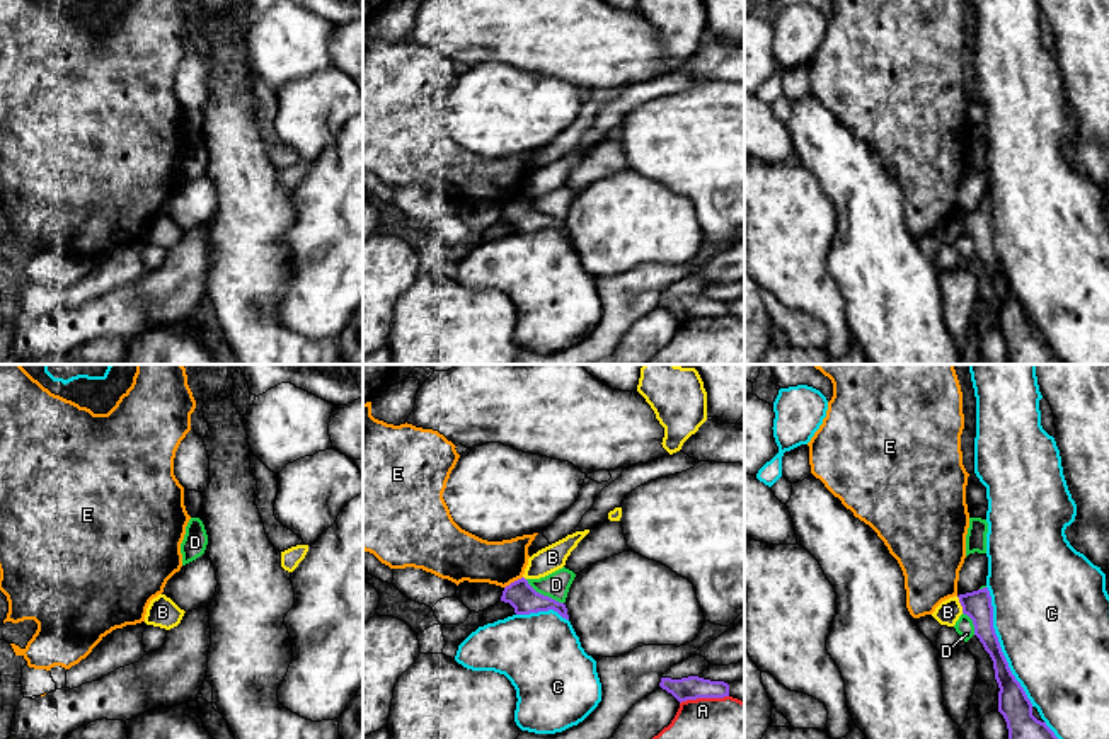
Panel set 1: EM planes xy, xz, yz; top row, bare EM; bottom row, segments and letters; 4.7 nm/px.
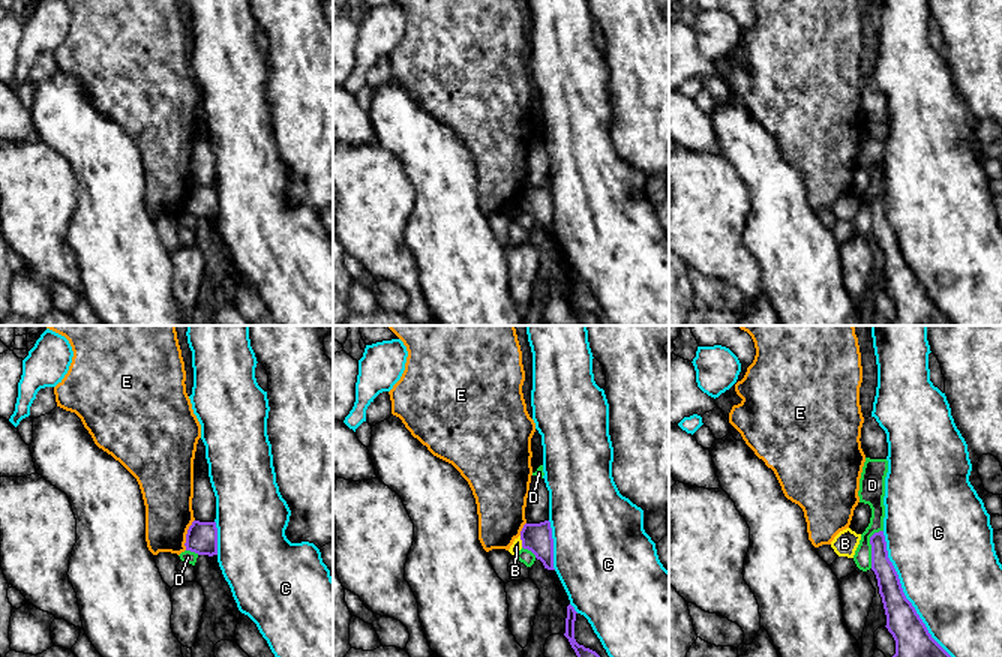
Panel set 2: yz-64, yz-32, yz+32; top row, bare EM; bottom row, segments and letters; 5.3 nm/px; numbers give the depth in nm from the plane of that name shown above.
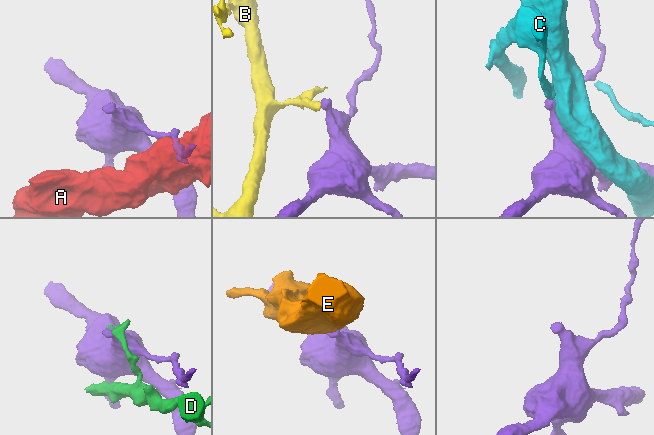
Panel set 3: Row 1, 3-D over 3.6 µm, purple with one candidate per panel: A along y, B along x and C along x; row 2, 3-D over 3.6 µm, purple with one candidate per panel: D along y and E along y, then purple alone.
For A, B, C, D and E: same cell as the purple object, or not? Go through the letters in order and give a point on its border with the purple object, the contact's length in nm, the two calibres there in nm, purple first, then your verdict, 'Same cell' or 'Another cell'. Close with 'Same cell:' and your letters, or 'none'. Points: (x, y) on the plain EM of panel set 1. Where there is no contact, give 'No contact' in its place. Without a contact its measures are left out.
A: Touches purple at xz (704, 315). Shared border 240 nm. Thickness 110 nm (purple) against 440 nm. Another cell
B: Touches purple at yz (961, 223). Shared border 90 nm. Thickness 140 nm (purple) against 110 nm. Another cell
C: Touches purple at yz (999, 264). Shared border 600 nm. Thickness 140 nm (purple) against 480 nm. Another cell
D: Touches purple at xz (542, 213). Shared border 220 nm. Thickness 140 nm (purple) against 120 nm. Another cell
E: Touches purple at xz (515, 200). Shared border 110 nm. Thickness 140 nm (purple) against 220 nm. Another cell
Same cell: none

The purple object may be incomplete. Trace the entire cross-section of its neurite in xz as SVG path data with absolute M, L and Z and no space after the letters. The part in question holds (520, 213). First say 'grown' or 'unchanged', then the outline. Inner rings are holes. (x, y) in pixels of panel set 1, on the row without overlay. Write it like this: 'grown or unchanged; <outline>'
unchanged; M525 196L506 204L501 220L509 221L514 226L516 233L530 233L554 228L562 237L569 238L564 221L537 211Z

